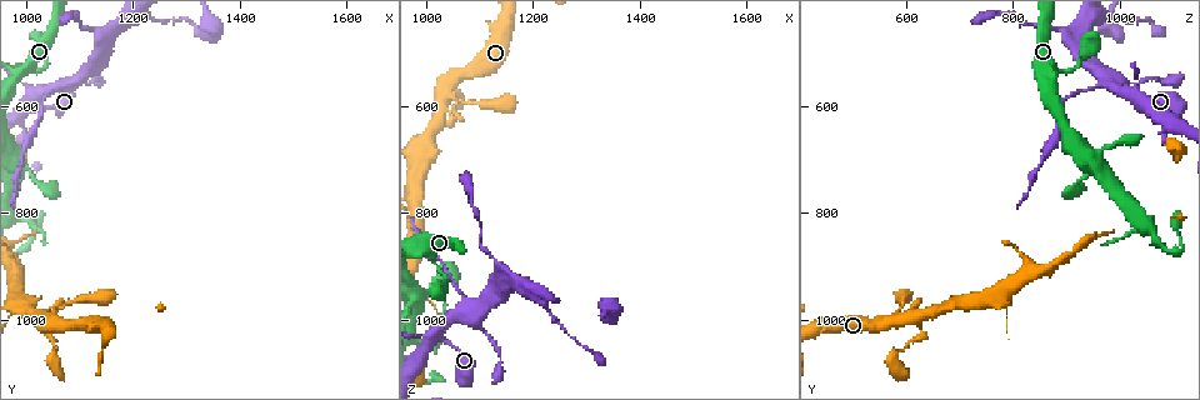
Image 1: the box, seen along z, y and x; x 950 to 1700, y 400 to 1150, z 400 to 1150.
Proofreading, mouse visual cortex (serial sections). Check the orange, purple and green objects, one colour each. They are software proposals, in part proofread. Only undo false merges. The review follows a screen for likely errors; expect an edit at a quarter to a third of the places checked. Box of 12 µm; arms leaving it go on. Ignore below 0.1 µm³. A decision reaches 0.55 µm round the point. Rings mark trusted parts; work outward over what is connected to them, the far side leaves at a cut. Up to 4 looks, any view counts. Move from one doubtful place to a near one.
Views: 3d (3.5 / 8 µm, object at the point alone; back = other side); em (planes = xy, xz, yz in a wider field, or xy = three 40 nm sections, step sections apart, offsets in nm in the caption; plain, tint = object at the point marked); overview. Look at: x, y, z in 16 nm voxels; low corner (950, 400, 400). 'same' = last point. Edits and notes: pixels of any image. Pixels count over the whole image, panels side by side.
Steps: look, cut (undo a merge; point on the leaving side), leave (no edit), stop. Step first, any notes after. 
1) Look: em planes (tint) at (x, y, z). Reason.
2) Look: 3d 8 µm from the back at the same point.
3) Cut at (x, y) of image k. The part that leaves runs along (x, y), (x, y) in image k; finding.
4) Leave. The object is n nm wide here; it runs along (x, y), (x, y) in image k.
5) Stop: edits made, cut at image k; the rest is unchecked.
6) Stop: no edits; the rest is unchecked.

Look: 3d 3.5 µm at (1035, 1015, 630). Abrupt turn.

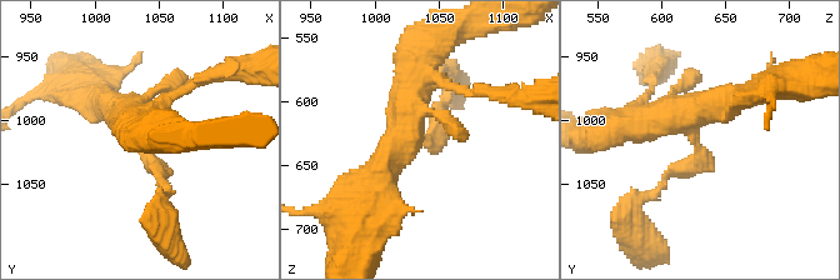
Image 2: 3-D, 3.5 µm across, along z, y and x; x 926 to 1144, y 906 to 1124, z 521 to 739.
Look: em xy step 3 (tint) at the same point. 3 arms meet here; the arms are 100, 400, 450 nm wide; now the EM.

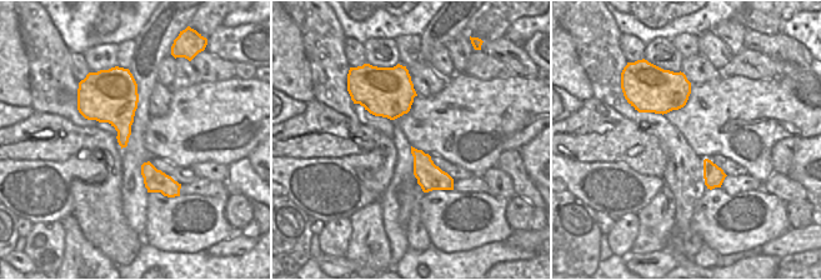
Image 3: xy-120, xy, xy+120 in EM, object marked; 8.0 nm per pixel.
Leave. The object is 180 nm wide here; it runs along (133, 123), (168, 195) in image 2; continuous, no second cell.

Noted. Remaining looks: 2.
Look: 3d 3.5 µm at (1065, 565, 990). Three-way junction.

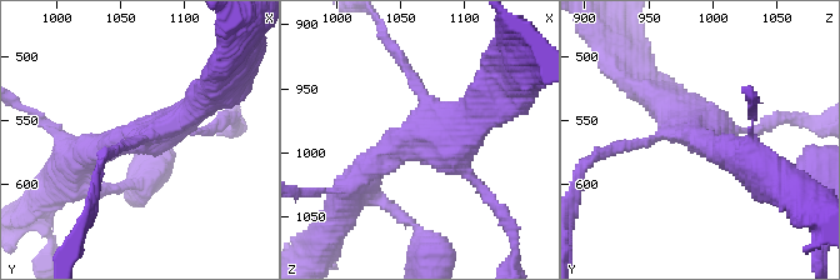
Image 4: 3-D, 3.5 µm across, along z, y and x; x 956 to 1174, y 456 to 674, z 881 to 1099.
Look: em xy step 3 (tint) at (1068, 558, 984).

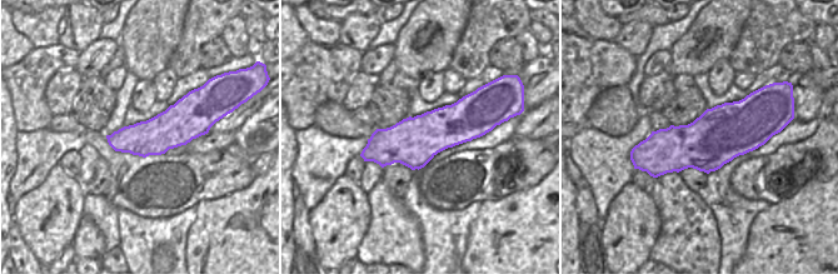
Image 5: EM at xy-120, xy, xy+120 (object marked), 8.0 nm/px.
Cut at (404, 61) of image 4. The part that leaves runs along (424, 93), (381, 33) in image 4; a second cell is stuck on.

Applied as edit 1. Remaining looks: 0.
Stop: edits made, cut at image 4; the rest is unchecked.

